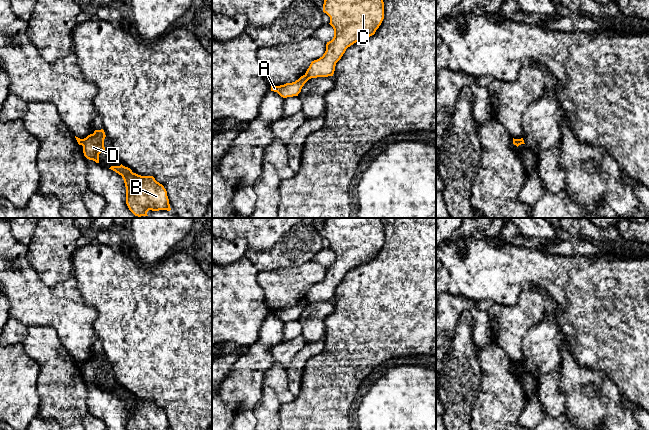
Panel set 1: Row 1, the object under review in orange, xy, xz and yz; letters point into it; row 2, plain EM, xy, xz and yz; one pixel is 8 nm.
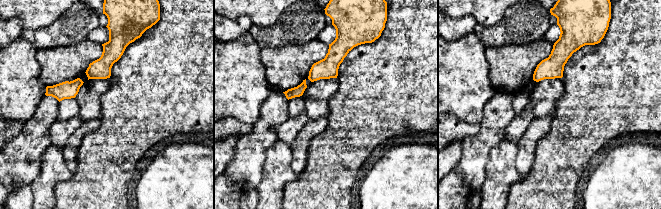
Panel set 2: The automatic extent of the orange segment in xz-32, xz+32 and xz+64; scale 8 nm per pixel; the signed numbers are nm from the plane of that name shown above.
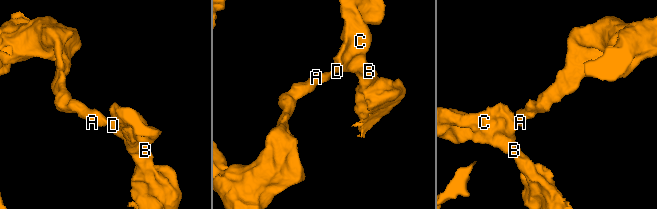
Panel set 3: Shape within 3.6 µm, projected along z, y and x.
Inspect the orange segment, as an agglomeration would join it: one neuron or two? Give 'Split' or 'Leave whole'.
Split

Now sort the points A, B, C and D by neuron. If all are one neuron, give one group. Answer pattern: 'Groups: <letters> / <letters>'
Groups: A / B C D

